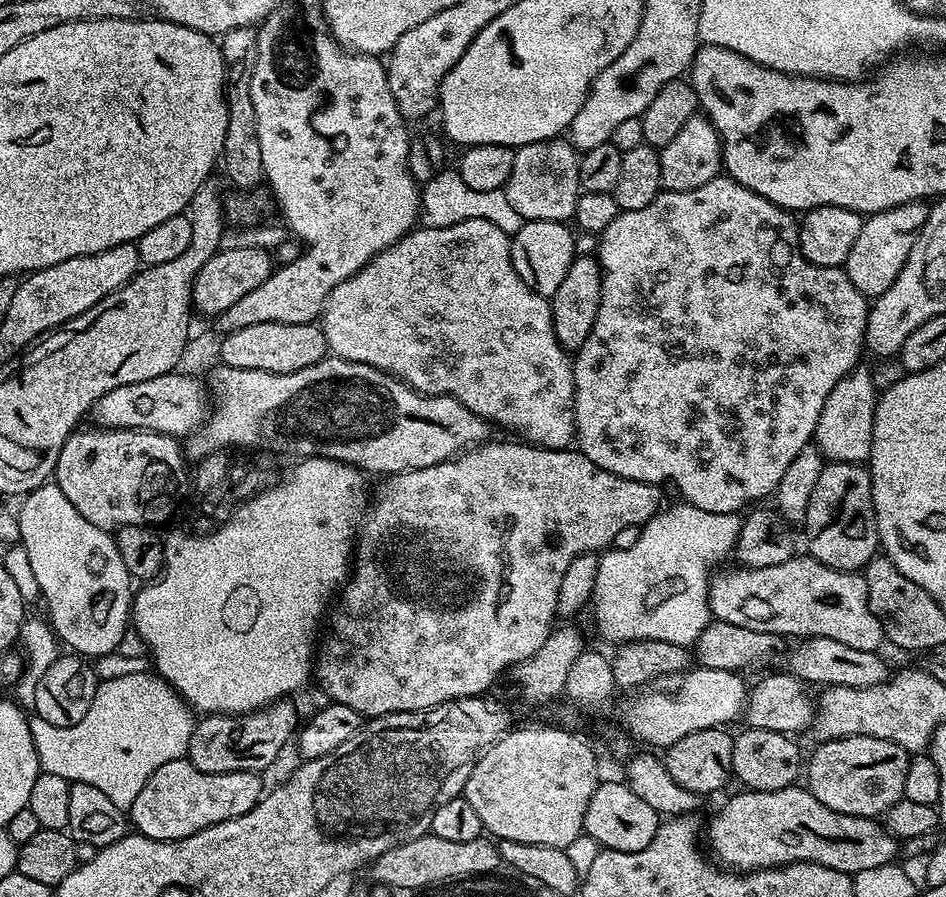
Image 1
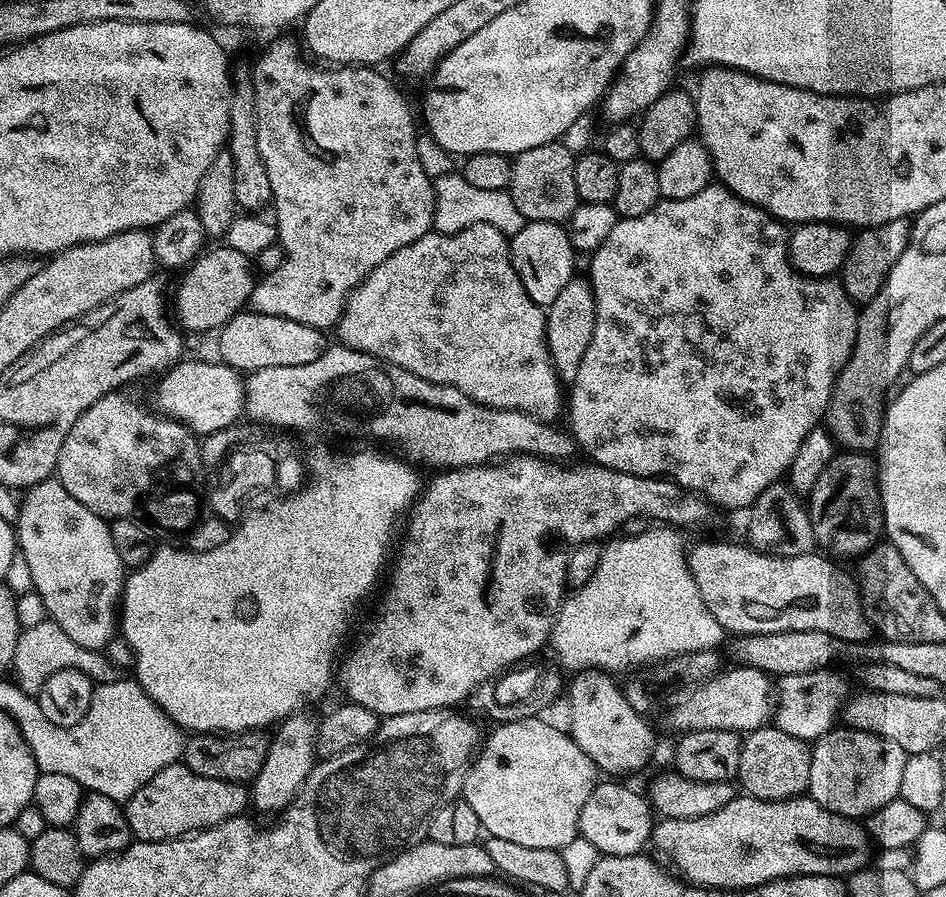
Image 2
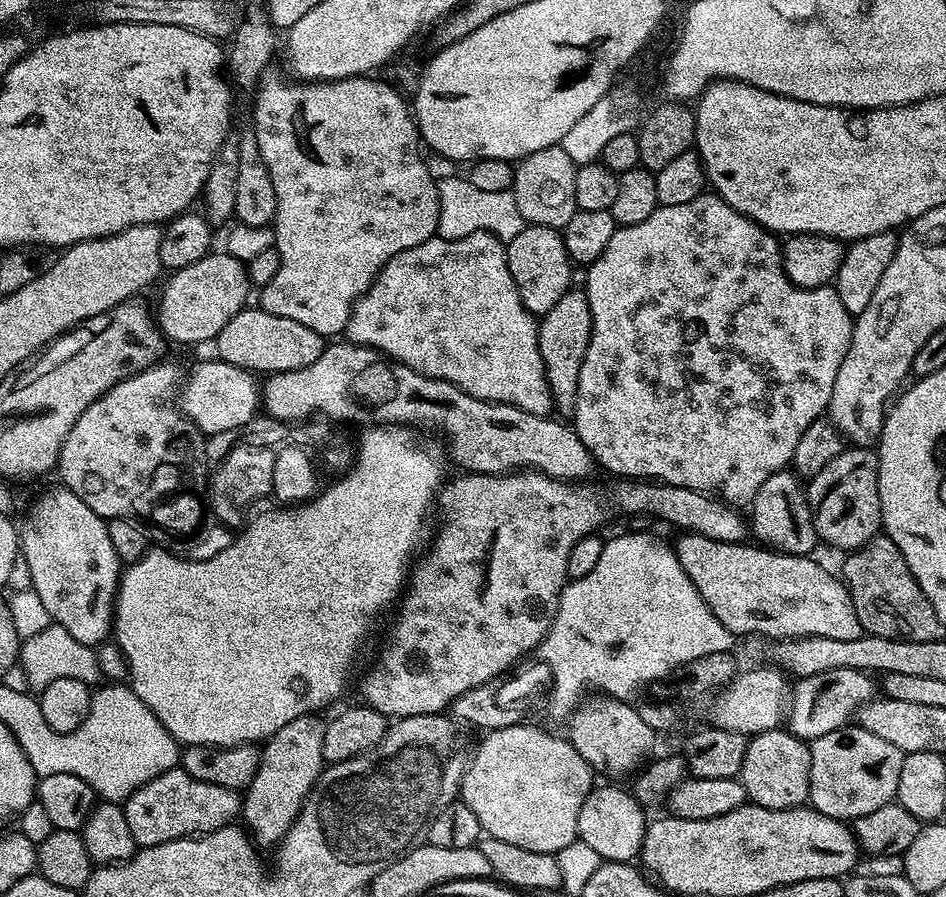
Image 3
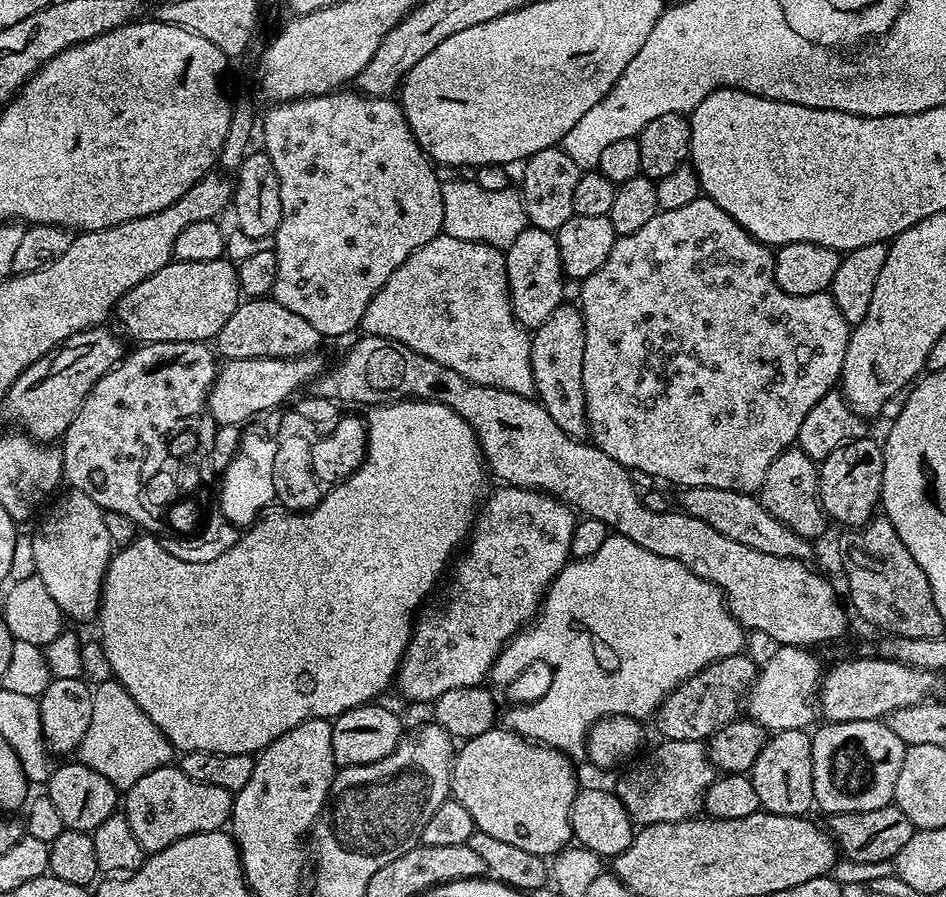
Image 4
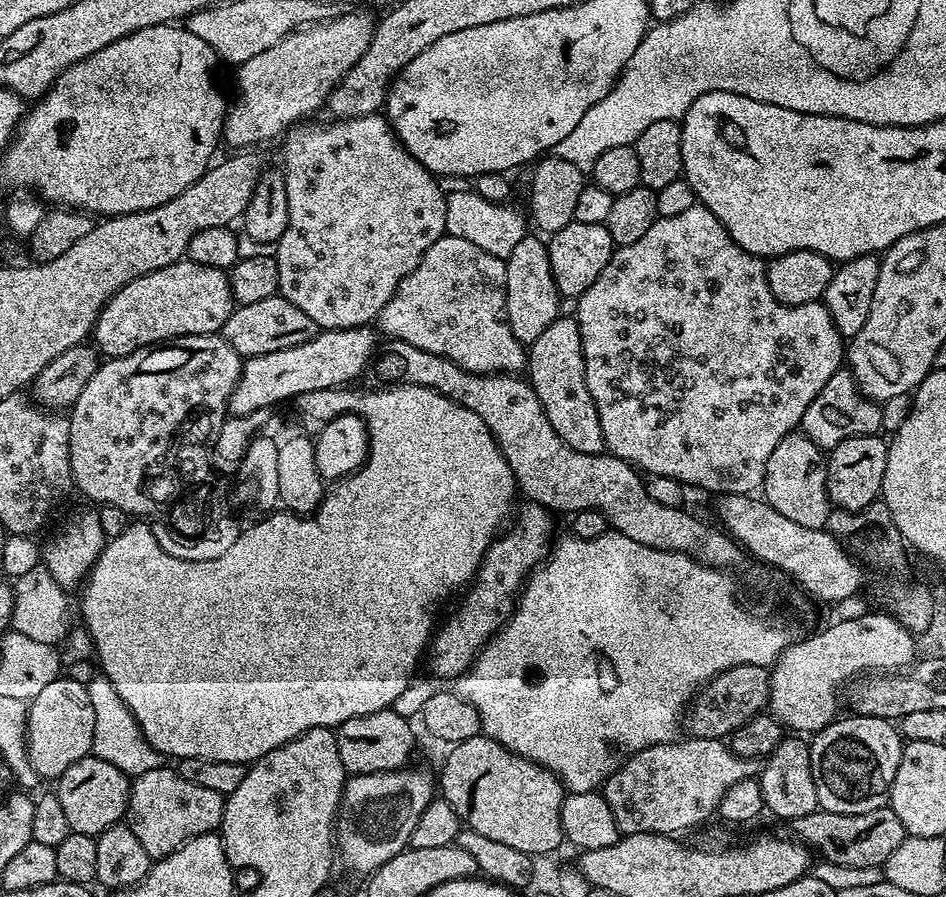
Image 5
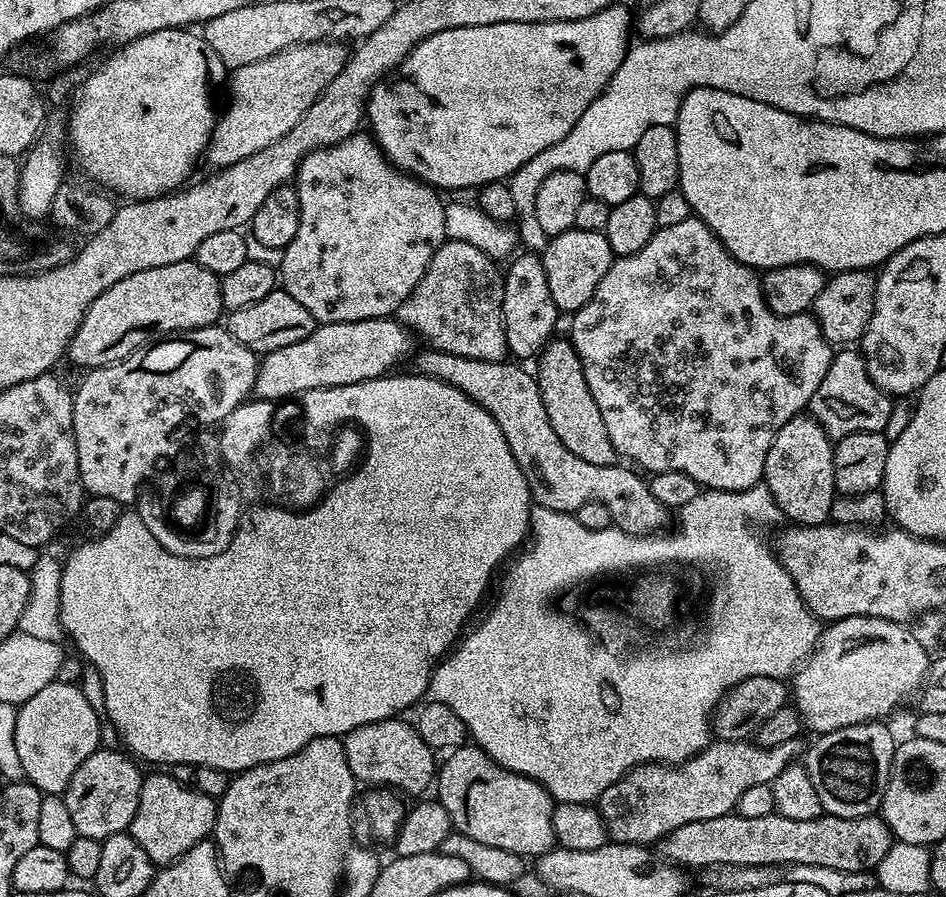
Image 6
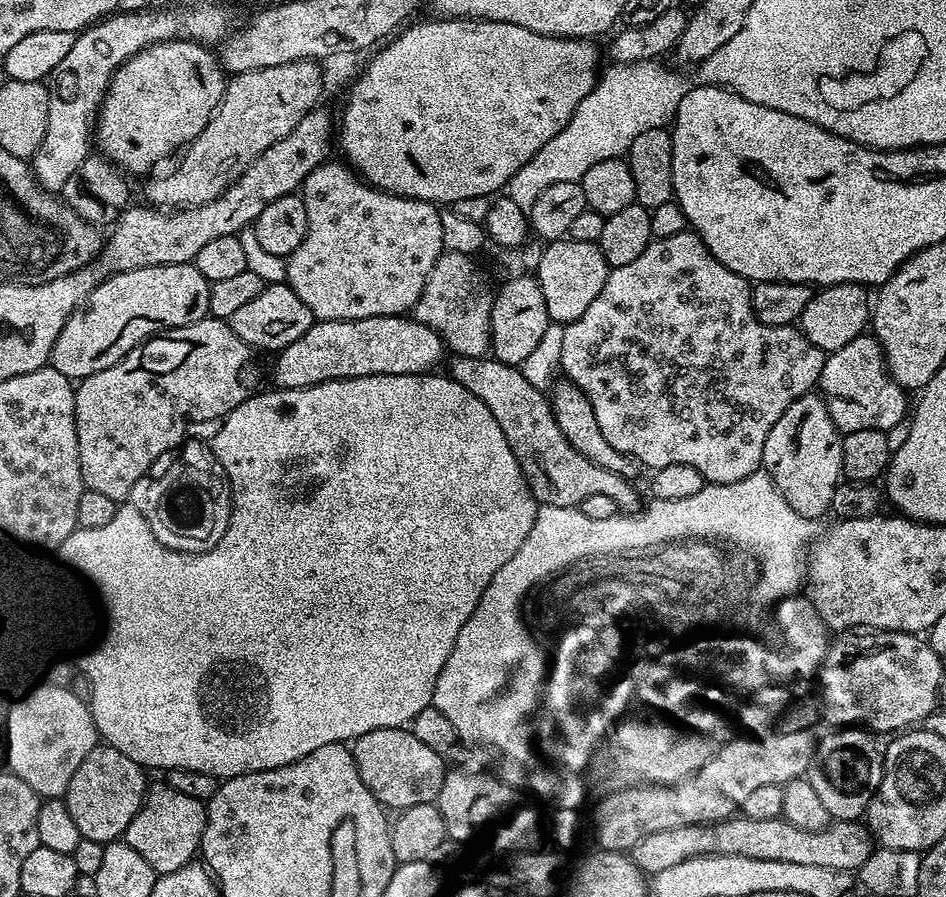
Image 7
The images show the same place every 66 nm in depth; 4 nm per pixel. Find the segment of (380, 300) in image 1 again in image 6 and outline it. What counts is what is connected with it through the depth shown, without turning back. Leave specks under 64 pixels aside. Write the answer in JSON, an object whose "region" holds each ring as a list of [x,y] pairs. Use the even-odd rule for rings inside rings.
{"region":[[[445,239],[434,258],[430,258],[426,274],[396,309],[395,319],[417,337],[420,335],[425,345],[443,352],[475,360],[504,360],[509,355],[500,317],[504,277],[496,268],[497,261],[477,246]]]}

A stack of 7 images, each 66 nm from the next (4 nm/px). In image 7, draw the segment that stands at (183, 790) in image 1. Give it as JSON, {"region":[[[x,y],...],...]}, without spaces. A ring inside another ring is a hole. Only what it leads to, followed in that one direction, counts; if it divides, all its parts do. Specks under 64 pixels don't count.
{"region":[[[167,782],[153,783],[138,814],[134,814],[130,826],[126,826],[122,840],[142,854],[157,876],[165,876],[174,870],[182,870],[182,866],[197,859],[207,817],[205,801],[190,798],[190,794],[174,790]]]}

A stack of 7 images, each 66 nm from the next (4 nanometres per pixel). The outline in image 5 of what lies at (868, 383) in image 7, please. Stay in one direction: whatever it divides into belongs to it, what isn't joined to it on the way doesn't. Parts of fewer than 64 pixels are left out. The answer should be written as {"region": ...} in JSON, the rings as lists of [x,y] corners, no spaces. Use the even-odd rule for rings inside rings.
{"region":[[[841,366],[826,381],[826,386],[818,390],[818,398],[806,406],[806,414],[800,419],[800,428],[819,448],[831,450],[846,438],[855,436],[874,436],[882,429],[882,410],[877,401],[869,400],[860,393],[852,369]]]}

